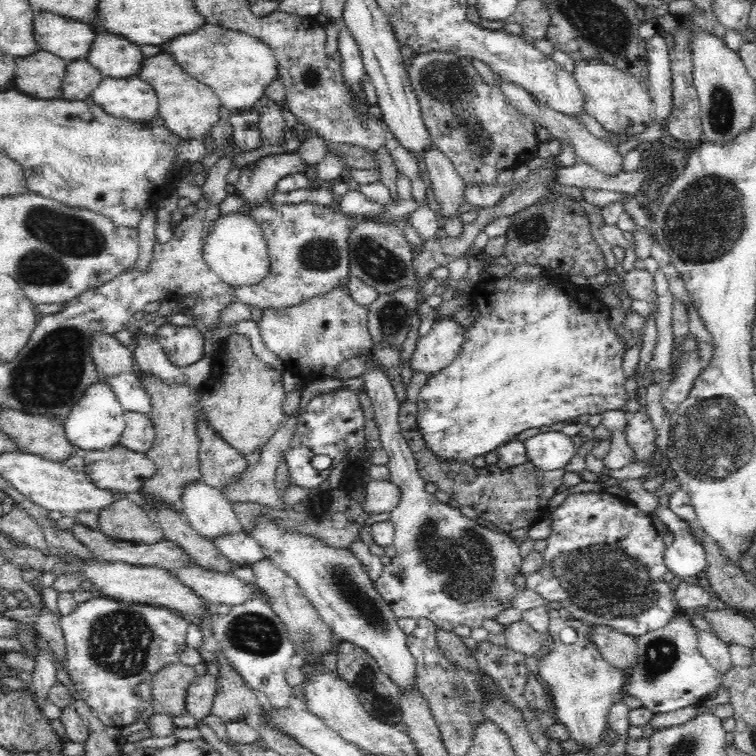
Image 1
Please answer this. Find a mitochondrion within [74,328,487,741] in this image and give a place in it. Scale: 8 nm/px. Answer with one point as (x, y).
(121, 642)

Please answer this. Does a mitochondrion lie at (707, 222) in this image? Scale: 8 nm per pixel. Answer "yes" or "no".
yes

